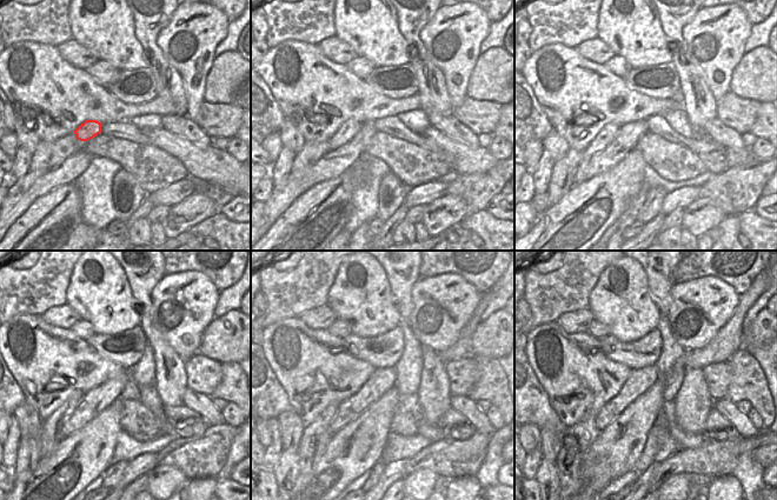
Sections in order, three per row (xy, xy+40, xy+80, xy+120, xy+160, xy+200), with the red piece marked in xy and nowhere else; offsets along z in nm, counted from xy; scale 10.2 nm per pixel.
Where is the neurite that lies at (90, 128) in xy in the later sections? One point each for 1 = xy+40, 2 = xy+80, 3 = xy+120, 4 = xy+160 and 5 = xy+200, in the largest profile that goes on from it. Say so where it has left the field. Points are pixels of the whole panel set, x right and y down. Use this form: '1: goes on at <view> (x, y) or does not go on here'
1: goes on at xy+40 (350, 128)
2: goes on at xy+80 (608, 133)
3: goes on at xy+120 (72, 402)
4: goes on at xy+160 (306, 450)
5: goes on at xy+200 (568, 459)

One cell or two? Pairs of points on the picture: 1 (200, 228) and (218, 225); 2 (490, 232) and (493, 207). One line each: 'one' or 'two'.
1: one
2: two

